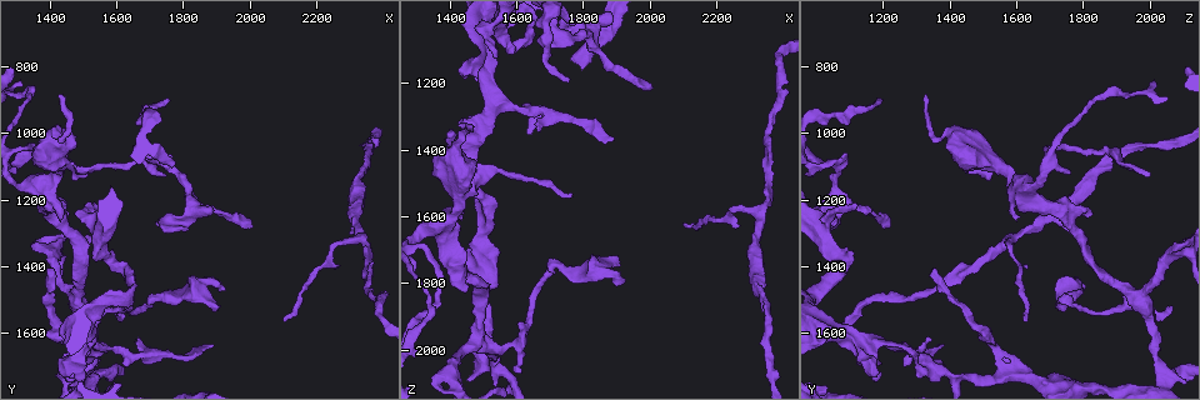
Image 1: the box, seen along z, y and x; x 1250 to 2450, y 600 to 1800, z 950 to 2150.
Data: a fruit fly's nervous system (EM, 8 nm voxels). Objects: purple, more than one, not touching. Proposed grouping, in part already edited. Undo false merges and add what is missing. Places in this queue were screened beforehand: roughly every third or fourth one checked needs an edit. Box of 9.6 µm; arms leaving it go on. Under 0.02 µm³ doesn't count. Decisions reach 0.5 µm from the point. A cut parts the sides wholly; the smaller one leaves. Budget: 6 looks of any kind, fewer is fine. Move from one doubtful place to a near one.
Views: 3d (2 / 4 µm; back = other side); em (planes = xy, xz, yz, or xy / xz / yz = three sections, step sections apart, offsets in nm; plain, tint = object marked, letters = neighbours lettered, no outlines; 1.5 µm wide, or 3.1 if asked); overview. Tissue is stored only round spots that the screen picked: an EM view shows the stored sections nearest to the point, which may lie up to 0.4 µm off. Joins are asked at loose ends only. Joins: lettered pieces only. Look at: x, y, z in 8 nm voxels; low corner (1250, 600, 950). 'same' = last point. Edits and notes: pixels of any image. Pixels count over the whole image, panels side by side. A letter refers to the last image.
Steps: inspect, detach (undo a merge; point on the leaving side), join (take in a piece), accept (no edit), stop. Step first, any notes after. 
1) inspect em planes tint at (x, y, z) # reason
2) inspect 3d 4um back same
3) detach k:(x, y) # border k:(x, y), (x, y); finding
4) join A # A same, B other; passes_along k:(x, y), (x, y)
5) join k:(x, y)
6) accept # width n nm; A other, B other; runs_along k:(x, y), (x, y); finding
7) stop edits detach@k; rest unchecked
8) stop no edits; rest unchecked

inspect em planes letters at (1410, 1400, 1350) # end of a long branch

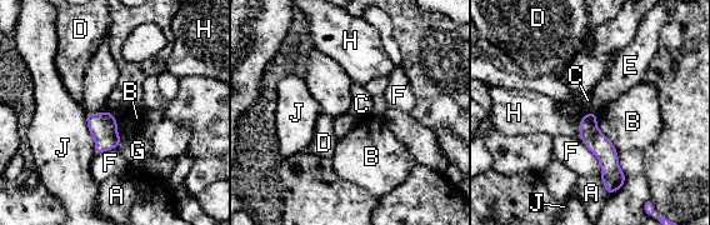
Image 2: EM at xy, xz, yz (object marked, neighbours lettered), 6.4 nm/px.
accept # A other, B other, C other, D other, E other, F other, G other, H other, J other; border 2:(593, 110), (583, 116); none of them fits

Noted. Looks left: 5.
inspect em planes letters at (1580, 1390, 1090) # abrupt turn

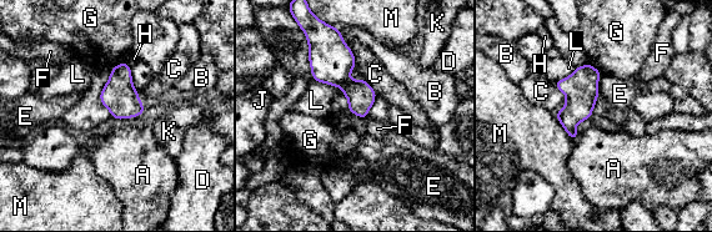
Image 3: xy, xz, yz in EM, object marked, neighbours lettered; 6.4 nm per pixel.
accept # longest_contact C 220 nm; A other, B other, C other, D other, E other, F other, G other, H other, J other, K other, L other, M other; border 3:(555, 81), (565, 96), (556, 114); one neuron here

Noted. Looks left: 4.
inspect em planes letters at (1900, 1540, 1740) # free end

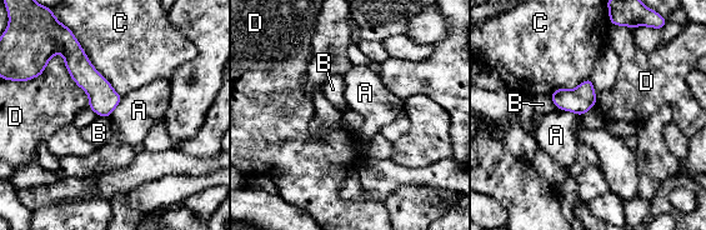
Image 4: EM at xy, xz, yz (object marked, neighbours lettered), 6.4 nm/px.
accept # A other, B other, C other, D other; border 4:(560, 109), (581, 115); no lettered piece goes on from it

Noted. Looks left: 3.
stop no edits; rest unchecked

